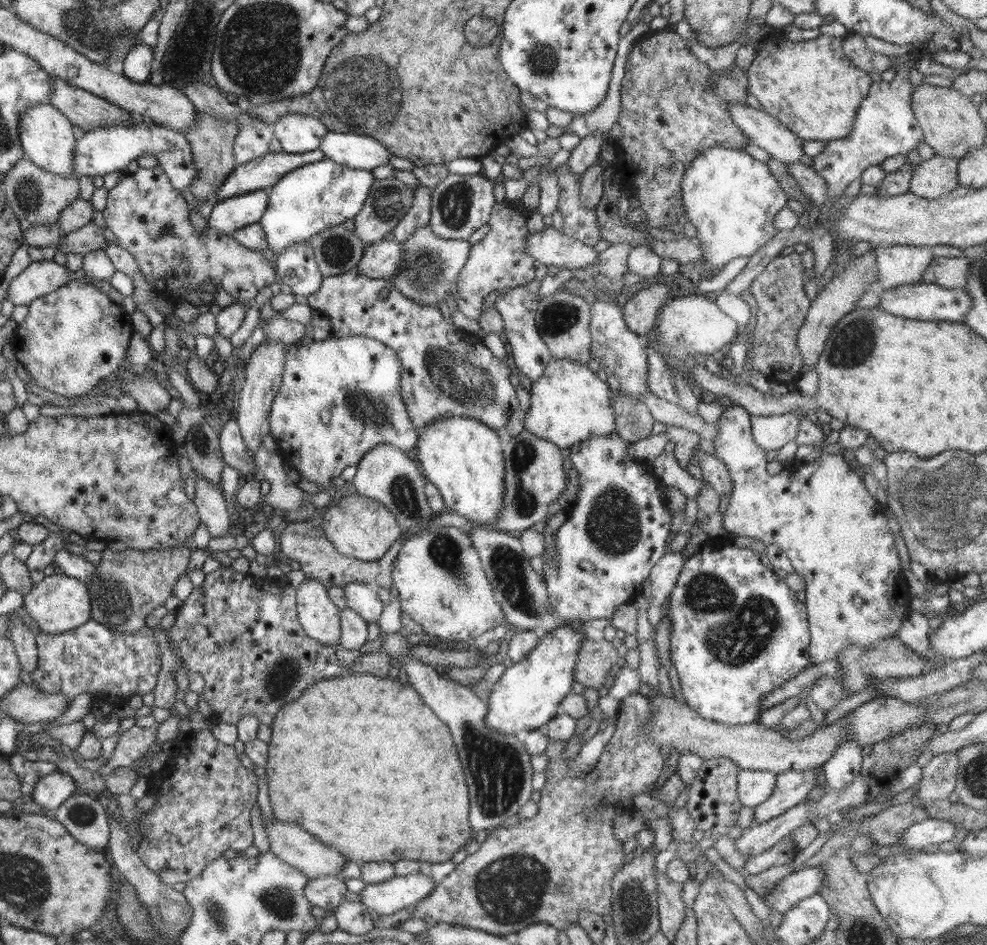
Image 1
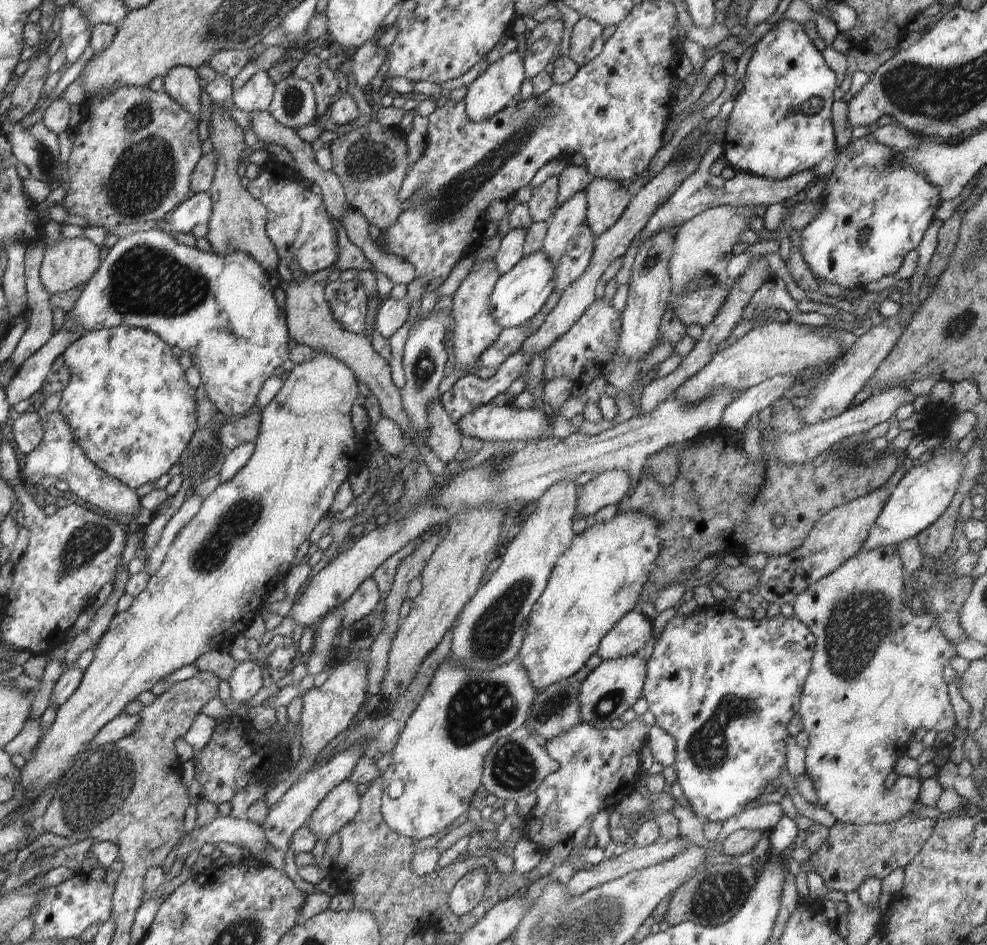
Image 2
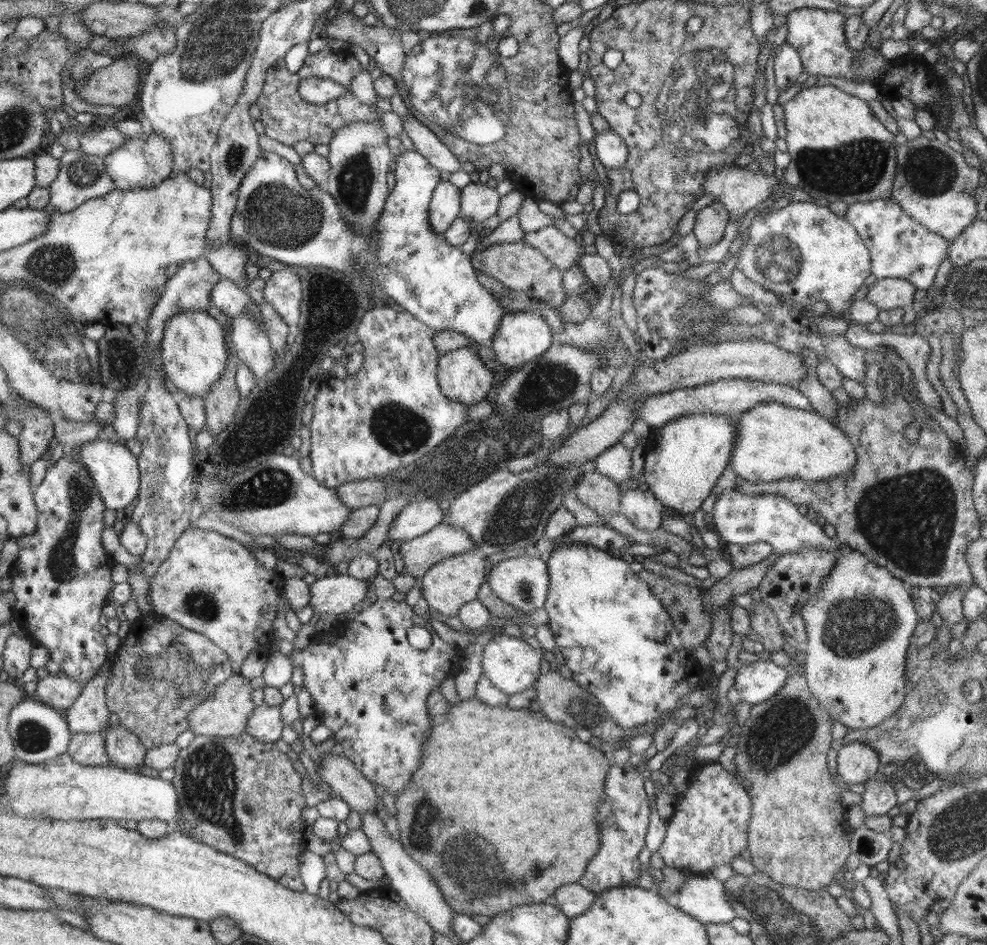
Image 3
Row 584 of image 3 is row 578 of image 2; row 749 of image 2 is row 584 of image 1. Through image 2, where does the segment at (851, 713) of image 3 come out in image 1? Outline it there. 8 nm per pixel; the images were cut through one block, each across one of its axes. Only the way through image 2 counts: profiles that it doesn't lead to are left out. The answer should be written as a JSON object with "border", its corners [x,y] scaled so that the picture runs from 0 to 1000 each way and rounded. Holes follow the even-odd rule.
{"border":[[[741,428],[737,429],[737,434],[732,437],[727,444],[729,460],[723,468],[725,475],[723,481],[729,485],[737,493],[743,512],[742,527],[740,527],[740,533],[738,533],[738,538],[736,538],[736,542],[733,544],[733,558],[739,565],[744,565],[744,567],[760,567],[760,569],[772,572],[776,578],[786,576],[795,584],[795,588],[798,588],[804,603],[815,612],[817,632],[815,639],[817,640],[817,650],[819,651],[819,666],[822,669],[821,701],[829,703],[838,698],[847,697],[853,692],[851,688],[855,688],[855,686],[861,685],[862,683],[868,683],[869,685],[873,685],[873,688],[879,688],[879,686],[886,685],[891,678],[901,674],[908,674],[912,662],[914,662],[914,656],[918,654],[921,647],[921,633],[924,633],[924,629],[920,626],[920,619],[918,614],[915,613],[912,588],[906,578],[906,567],[898,551],[895,535],[880,523],[875,514],[872,499],[866,495],[861,484],[832,478],[829,486],[821,489],[821,491],[814,491],[806,498],[793,496],[790,501],[782,504],[778,498],[776,499],[777,477],[774,477],[764,467],[761,455],[761,439],[759,436],[752,430]]]}

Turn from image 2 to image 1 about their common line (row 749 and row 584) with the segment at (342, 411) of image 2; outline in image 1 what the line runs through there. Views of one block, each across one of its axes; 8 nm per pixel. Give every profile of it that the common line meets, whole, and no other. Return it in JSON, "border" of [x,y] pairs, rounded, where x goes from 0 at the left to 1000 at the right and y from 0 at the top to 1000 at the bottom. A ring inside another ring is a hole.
{"border":[[[65,606],[46,610],[32,620],[32,624],[23,632],[22,642],[37,658],[40,667],[49,671],[75,667],[89,658],[93,652],[93,632],[89,628],[86,615],[73,612]]]}

